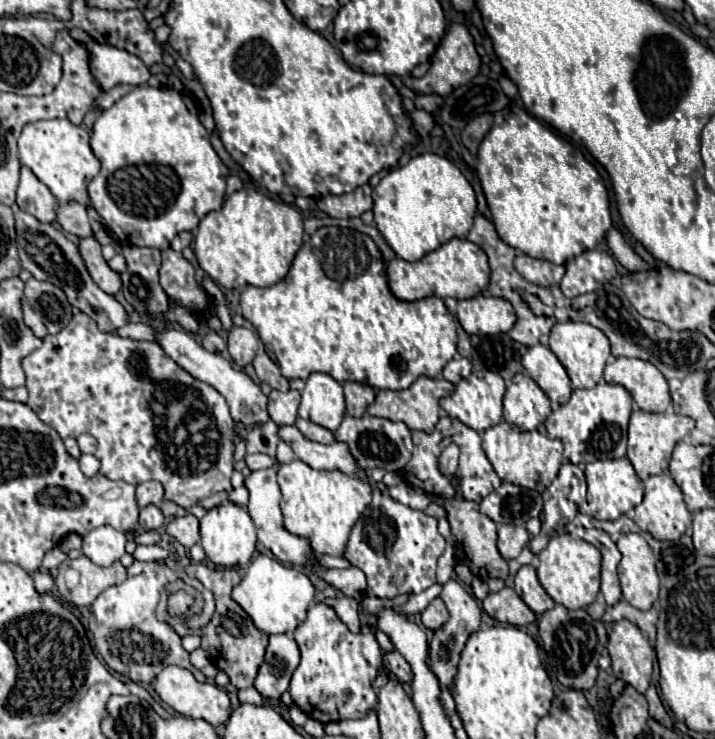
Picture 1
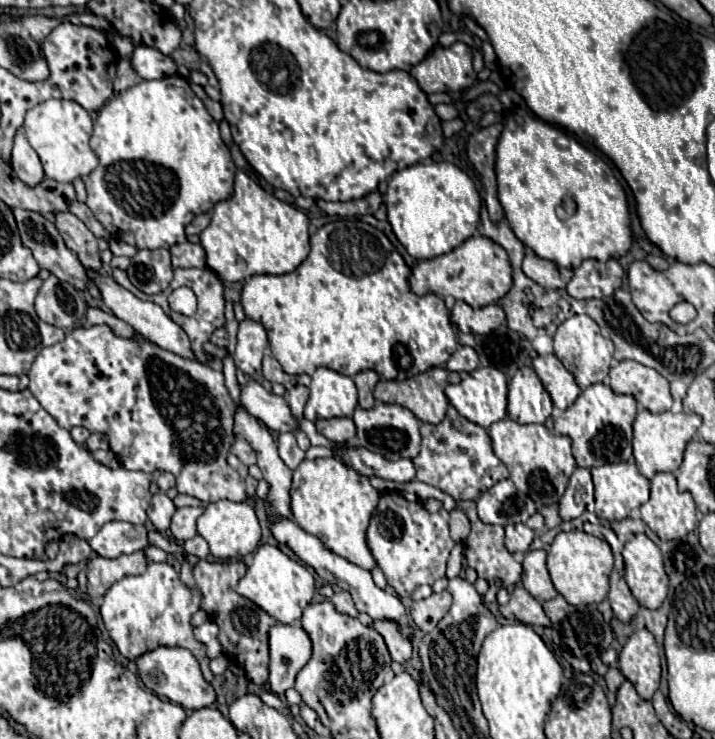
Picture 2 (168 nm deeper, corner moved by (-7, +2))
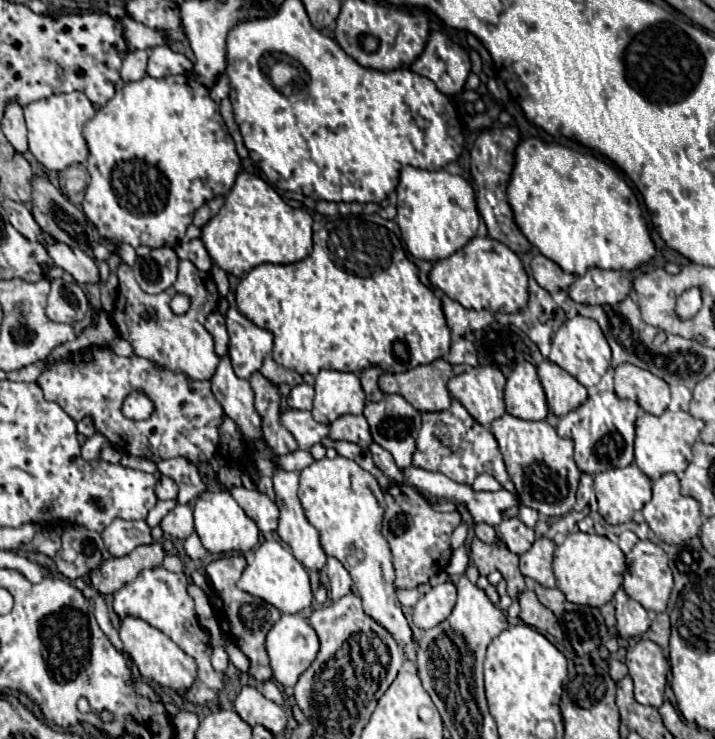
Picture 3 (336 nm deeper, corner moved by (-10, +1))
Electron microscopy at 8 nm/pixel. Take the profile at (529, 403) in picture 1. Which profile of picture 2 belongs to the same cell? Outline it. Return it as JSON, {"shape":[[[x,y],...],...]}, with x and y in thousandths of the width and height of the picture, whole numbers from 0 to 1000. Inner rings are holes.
{"shape":[[[729,497],[712,516],[709,559],[723,572],[762,572],[773,543],[743,497]]]}

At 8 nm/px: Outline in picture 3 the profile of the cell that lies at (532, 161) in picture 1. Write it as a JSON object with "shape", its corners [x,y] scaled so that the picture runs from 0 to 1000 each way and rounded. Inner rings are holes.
{"shape":[[[733,187],[722,200],[722,225],[710,252],[710,271],[724,309],[744,327],[744,333],[797,371],[817,373],[820,365],[831,360],[881,368],[906,357],[917,344],[917,333],[898,292],[892,268],[864,238],[864,233],[834,211],[828,214],[783,195],[764,195],[752,187]]]}

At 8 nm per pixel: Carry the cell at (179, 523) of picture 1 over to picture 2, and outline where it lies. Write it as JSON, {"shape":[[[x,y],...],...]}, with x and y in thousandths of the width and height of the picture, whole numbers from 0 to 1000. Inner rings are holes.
{"shape":[[[253,686],[239,702],[239,721],[248,732],[262,732],[276,724],[276,700],[281,700],[284,686]]]}

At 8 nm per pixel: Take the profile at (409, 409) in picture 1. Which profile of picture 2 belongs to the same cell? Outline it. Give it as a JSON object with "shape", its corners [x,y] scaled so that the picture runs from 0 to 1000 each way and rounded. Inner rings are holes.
{"shape":[[[608,497],[566,516],[533,513],[522,535],[533,545],[569,551],[586,570],[611,575],[620,570],[628,551],[628,540],[622,537],[624,522],[625,499]]]}

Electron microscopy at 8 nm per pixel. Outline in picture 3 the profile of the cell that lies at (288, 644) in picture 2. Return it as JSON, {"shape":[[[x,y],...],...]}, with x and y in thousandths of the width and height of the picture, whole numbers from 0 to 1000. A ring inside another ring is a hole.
{"shape":[[[397,831],[375,855],[372,861],[372,882],[378,888],[378,901],[383,909],[383,917],[394,926],[394,928],[411,928],[420,917],[420,912],[436,899],[436,893],[442,890],[448,877],[445,869],[445,858],[442,853],[422,836],[422,834],[406,834]]]}

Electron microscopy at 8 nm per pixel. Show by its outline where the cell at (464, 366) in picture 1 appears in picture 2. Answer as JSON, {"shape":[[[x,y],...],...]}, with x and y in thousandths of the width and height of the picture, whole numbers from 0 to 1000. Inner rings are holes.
{"shape":[[[645,467],[645,470],[631,480],[631,486],[625,488],[622,497],[625,497],[628,502],[639,502],[639,505],[659,505],[662,499],[667,499],[667,494],[670,494],[670,483],[667,483],[664,472]]]}

